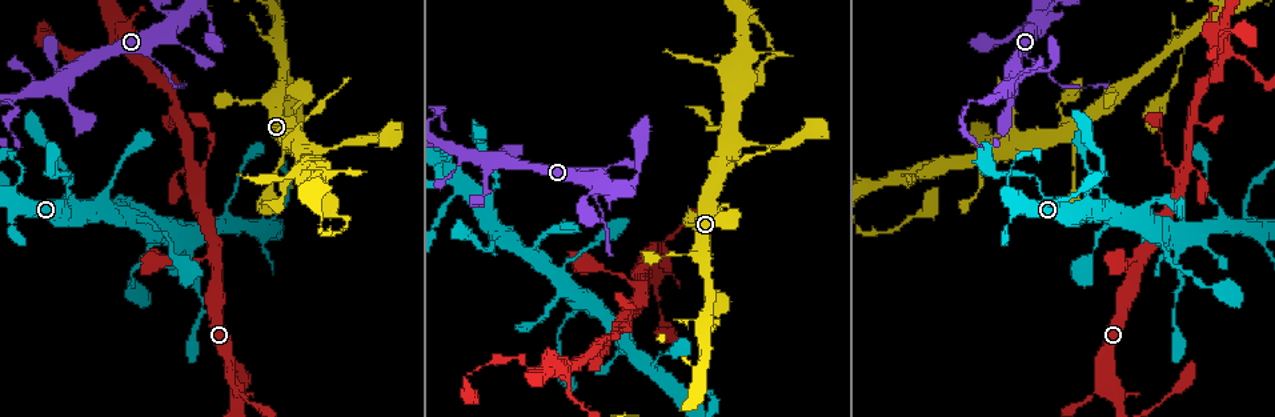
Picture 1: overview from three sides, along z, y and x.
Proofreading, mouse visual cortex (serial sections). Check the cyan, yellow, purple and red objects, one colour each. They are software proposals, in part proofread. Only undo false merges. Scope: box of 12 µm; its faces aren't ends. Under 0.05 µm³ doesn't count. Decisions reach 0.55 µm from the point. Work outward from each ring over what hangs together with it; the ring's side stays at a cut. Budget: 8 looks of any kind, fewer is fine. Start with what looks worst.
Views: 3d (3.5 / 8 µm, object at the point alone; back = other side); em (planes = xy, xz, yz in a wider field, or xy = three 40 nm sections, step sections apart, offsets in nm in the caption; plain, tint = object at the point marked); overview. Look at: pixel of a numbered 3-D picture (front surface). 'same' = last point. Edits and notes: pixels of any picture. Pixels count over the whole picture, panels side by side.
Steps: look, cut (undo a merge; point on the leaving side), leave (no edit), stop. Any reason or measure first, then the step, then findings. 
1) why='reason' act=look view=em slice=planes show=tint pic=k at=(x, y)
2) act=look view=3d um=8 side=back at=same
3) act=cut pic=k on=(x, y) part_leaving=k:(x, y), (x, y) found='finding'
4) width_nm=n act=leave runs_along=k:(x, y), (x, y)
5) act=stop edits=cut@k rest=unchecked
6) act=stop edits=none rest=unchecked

why='sharp bend' act=look view=3d um=3.5 pic=1 at=(1183, 40)

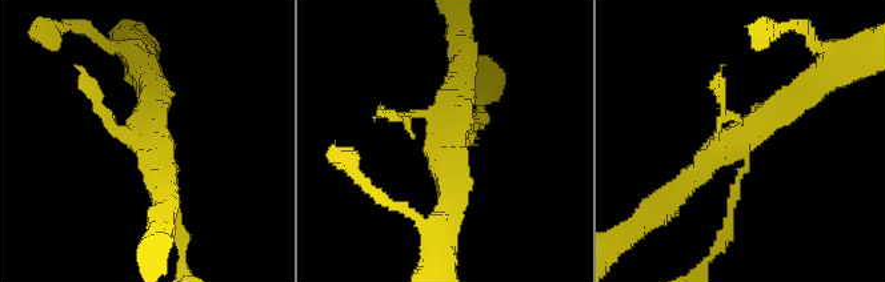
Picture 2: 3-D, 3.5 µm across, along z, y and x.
act=look view=em slice=planes show=tint pic=2 at=(154, 141)

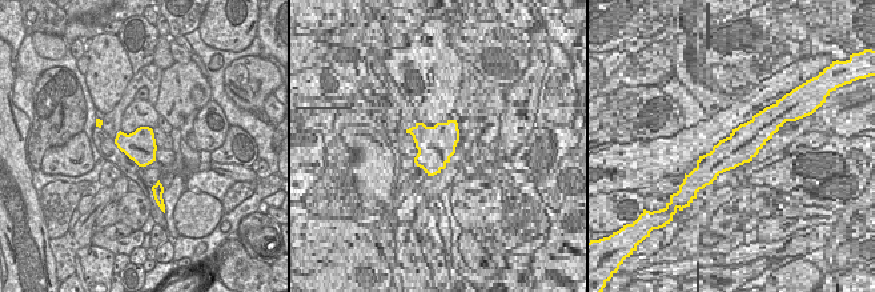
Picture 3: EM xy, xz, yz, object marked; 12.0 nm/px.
act=look view=em slice=xy step=5 show=tint at=same

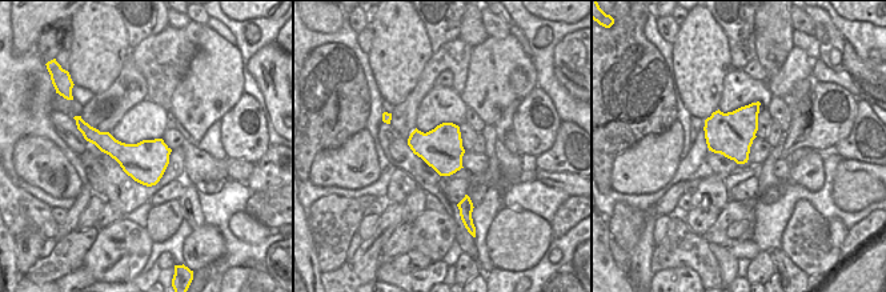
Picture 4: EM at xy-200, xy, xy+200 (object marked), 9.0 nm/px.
act=leave runs_along=2:(673, 196), (708, 160), (807, 89) found='all the same cell'

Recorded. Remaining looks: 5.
why='abrupt turn' act=look view=em slice=xy step=2 show=tint pic=1 at=(1216, 61)

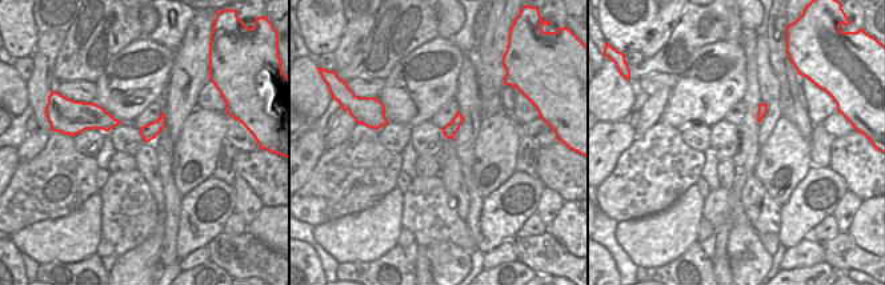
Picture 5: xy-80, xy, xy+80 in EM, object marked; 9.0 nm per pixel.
act=look view=3d um=3.5 at=same

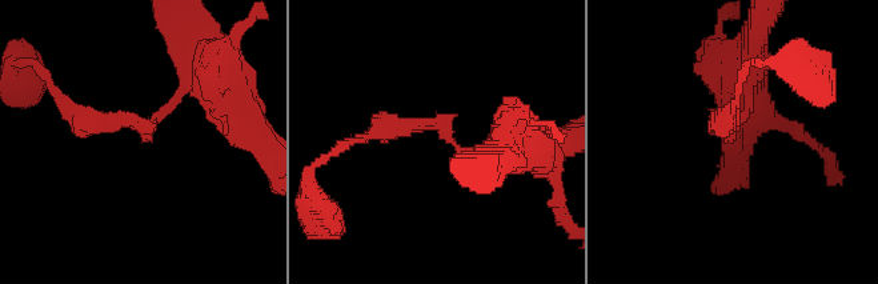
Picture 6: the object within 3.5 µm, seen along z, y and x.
act=leave runs_along=6:(205, 75), (148, 132), (75, 111) found='all the same cell'

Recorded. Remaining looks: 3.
why='four or more arms meet' act=look view=3d um=3.5 pic=1 at=(480, 161)

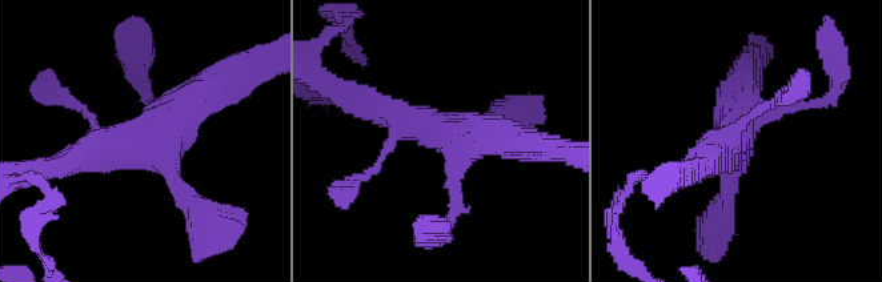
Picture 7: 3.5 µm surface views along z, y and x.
why='shape alone is not enough' act=look view=em slice=planes show=tint pic=7 at=(446, 129)

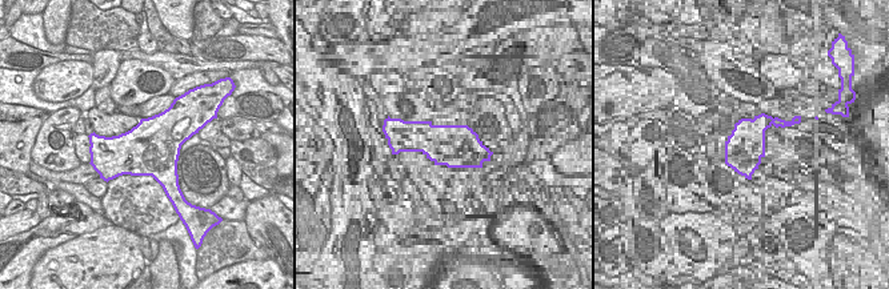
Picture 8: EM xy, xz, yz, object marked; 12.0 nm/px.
width_nm=650 act=leave runs_along=7:(216, 85), (147, 142), (64, 162) found='continuous, no second cell'

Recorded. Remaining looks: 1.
act=stop edits=none rest=unchecked

